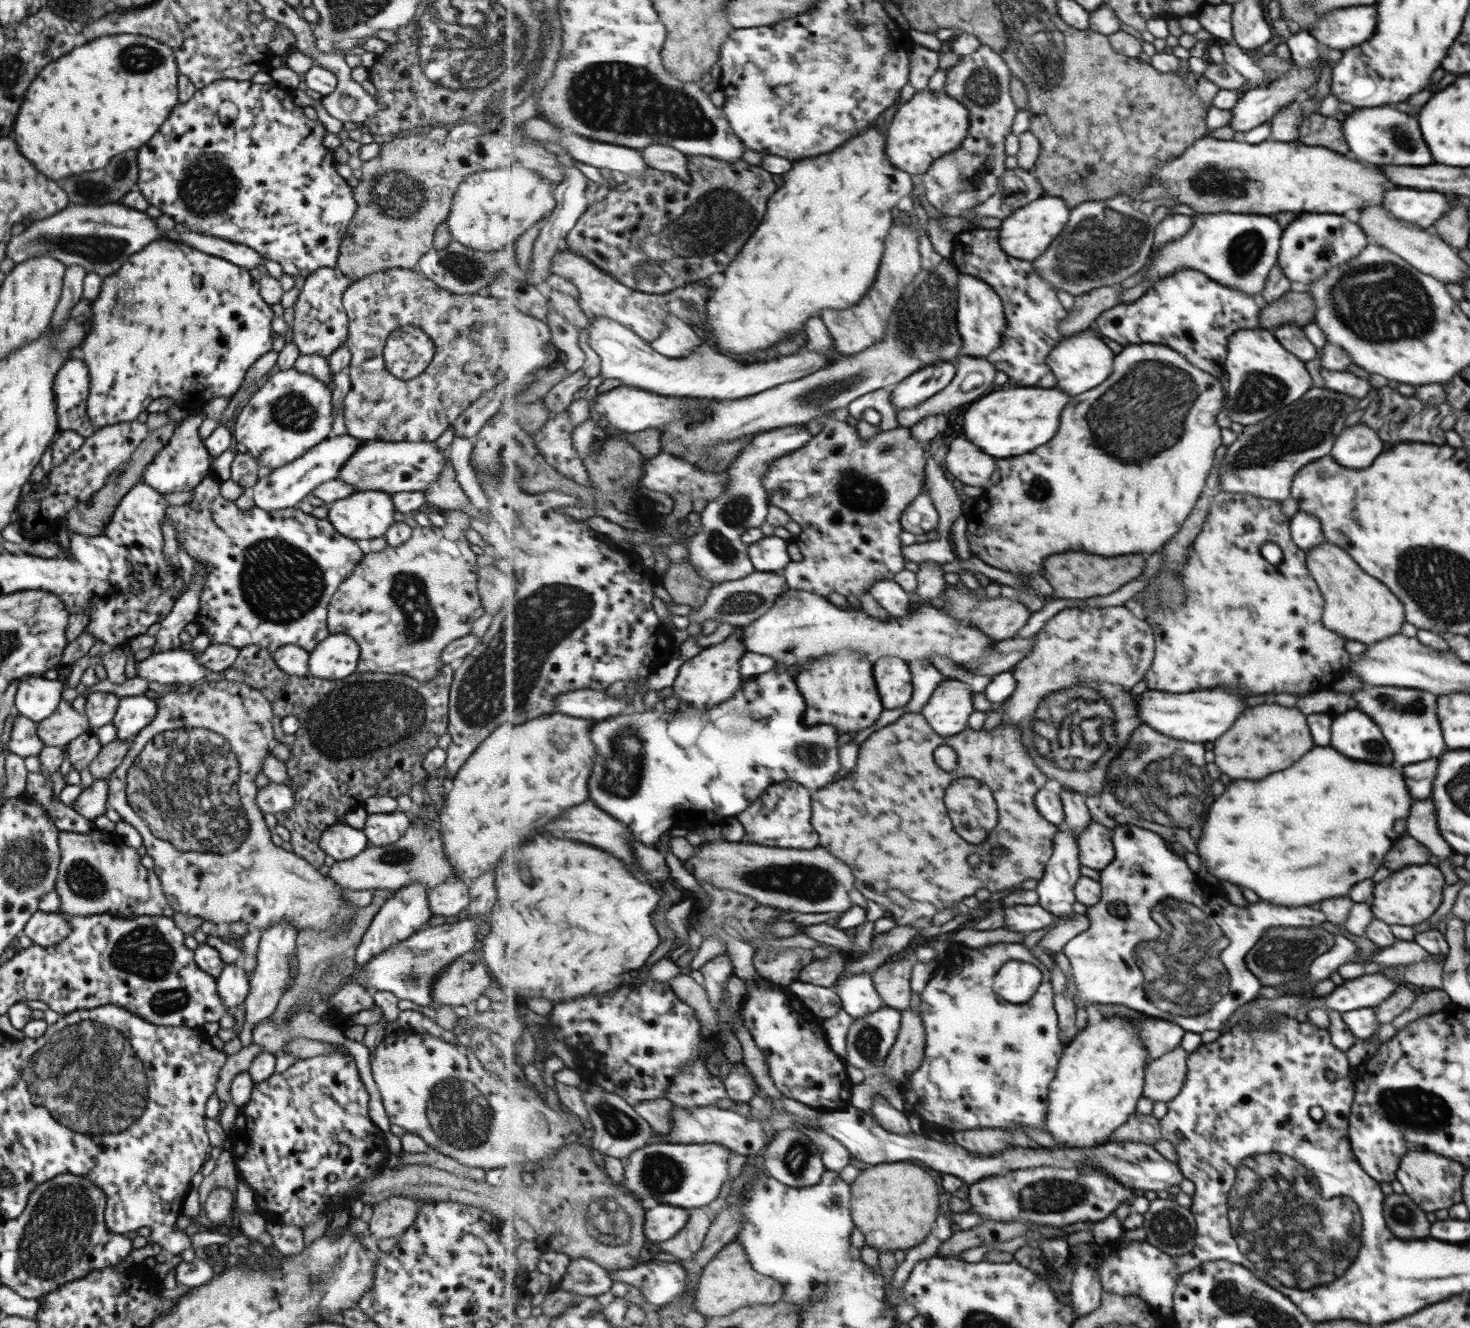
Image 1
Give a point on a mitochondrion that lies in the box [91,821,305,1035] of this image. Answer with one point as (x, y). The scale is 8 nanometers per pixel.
(145, 949)

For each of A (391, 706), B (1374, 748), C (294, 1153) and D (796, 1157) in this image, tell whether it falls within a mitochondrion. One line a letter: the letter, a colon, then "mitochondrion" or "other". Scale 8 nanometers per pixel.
A: mitochondrion
B: mitochondrion
C: other
D: mitochondrion

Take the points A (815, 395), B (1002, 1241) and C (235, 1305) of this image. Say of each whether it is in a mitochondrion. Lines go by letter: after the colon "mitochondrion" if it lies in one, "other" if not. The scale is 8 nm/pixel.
A: mitochondrion
B: other
C: other

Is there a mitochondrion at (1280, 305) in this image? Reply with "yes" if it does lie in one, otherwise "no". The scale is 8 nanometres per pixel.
no

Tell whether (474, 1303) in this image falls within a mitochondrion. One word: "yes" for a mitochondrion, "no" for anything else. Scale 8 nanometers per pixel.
no

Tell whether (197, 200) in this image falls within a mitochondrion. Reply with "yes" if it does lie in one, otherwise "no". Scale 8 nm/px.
yes

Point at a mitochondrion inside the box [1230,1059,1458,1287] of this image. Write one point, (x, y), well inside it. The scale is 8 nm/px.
(1422, 1110)

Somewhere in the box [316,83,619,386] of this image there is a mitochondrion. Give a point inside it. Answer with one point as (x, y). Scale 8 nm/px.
(394, 193)

